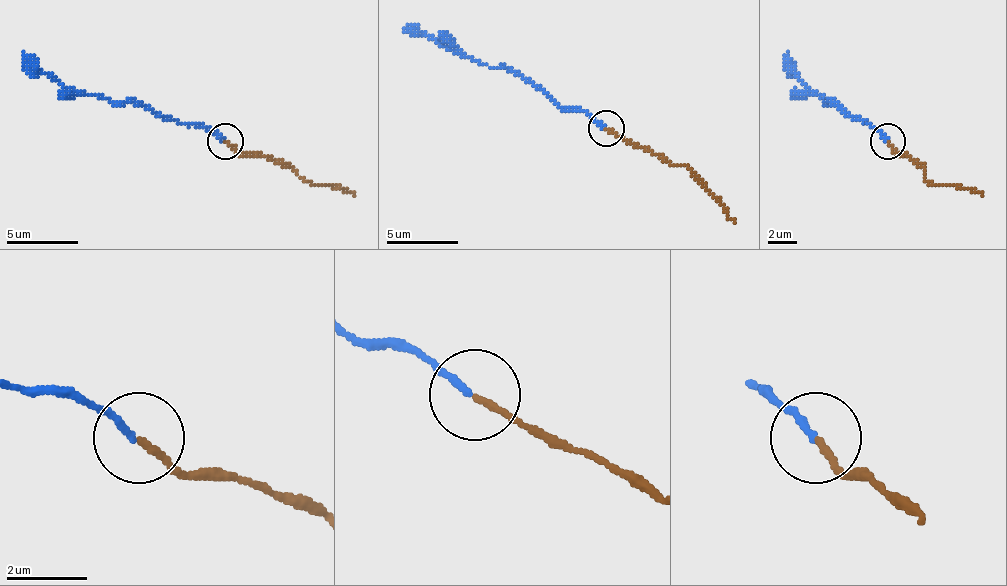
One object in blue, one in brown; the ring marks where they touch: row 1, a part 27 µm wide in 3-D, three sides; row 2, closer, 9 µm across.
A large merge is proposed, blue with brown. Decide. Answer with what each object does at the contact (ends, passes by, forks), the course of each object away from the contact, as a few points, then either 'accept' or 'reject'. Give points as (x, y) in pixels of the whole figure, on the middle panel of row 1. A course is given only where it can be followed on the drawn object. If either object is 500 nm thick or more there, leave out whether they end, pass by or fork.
blue ends | brown ends | blue via (605, 129), (583, 111), (562, 111), (544, 93), (512, 71), (461, 57), (425, 35), (404, 28) | brown via (605, 129), (691, 172), (734, 222) | accept

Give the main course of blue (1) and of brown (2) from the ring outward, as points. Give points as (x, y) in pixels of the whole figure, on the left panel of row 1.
1: (224, 141), (203, 124), (163, 120), (131, 102), (81, 95), (45, 73), (23, 52)
2: (224, 141), (239, 152), (285, 163), (311, 185), (336, 185), (354, 195)

